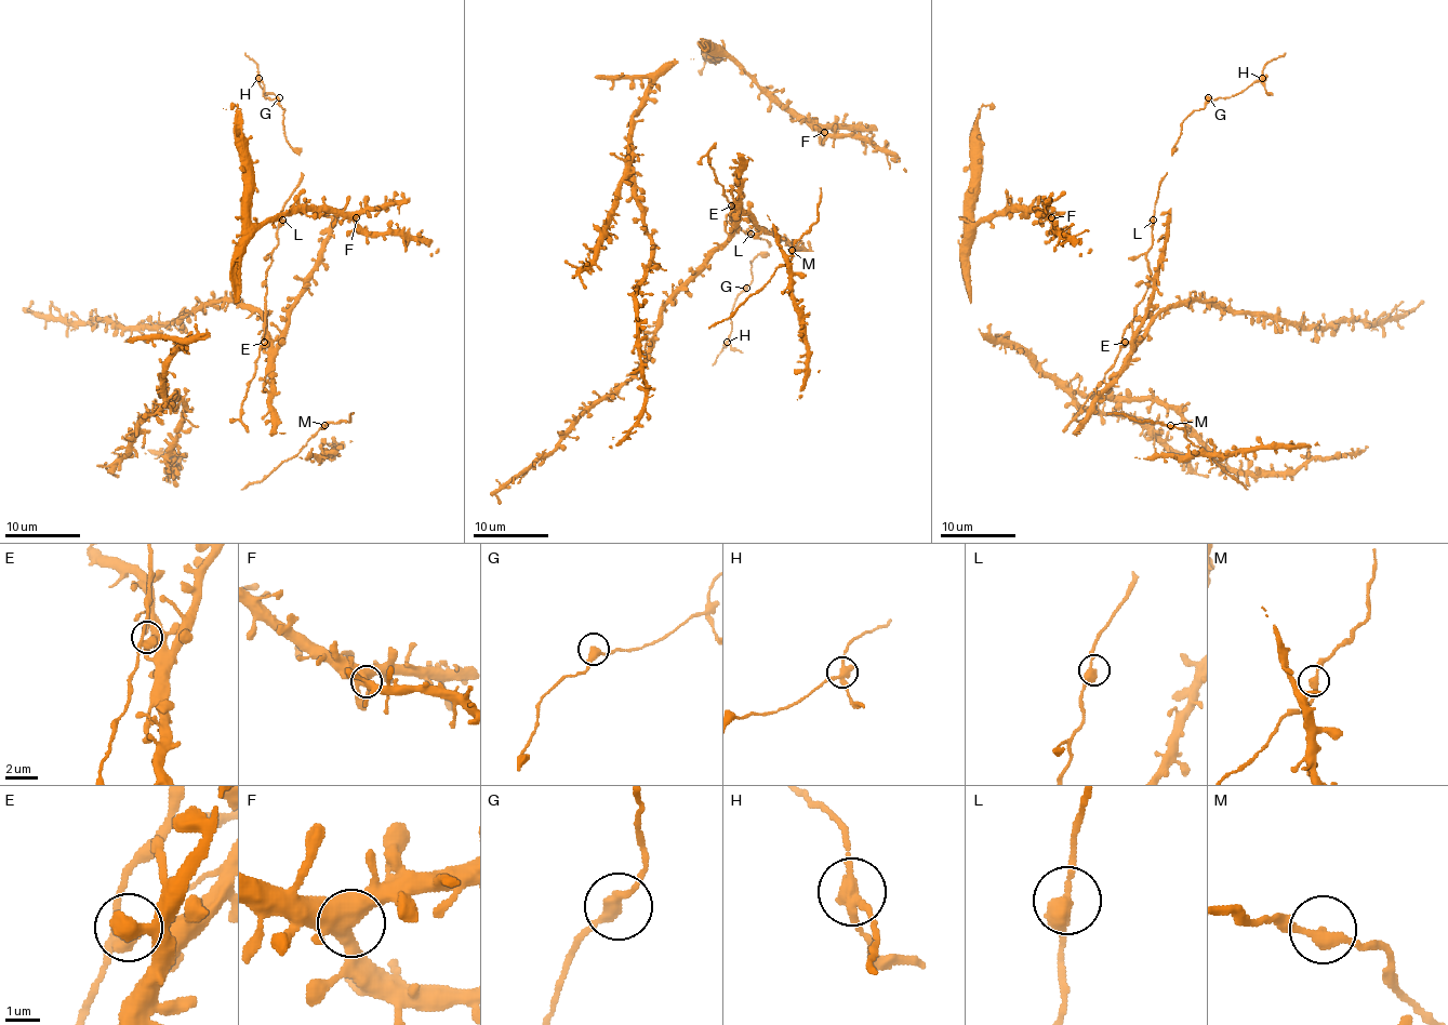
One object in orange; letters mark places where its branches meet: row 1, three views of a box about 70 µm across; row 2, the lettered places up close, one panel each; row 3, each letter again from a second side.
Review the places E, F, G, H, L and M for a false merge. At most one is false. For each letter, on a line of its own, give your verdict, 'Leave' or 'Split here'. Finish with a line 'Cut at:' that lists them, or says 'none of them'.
E: Leave
F: Leave
G: Leave
H: Split here
L: Leave
M: Leave
Cut at: H

